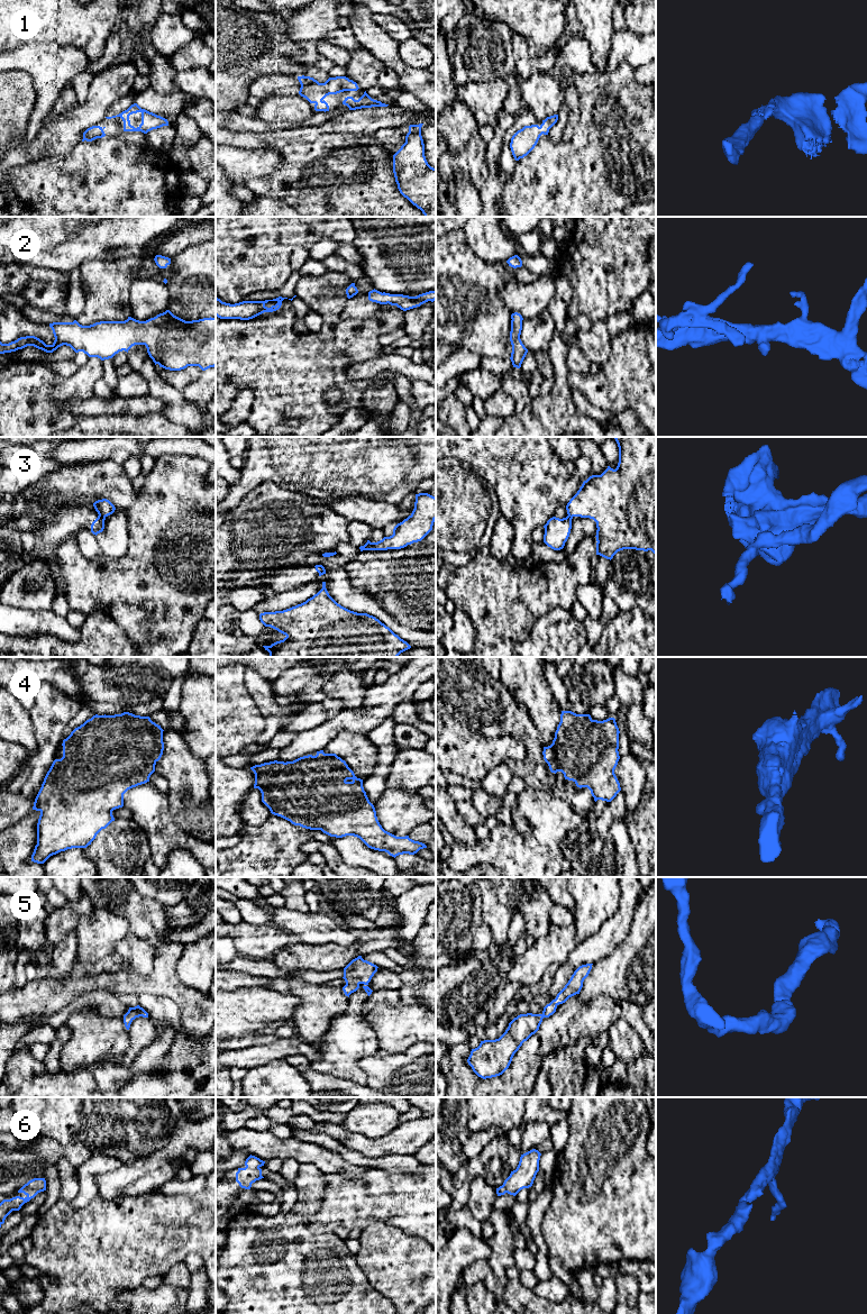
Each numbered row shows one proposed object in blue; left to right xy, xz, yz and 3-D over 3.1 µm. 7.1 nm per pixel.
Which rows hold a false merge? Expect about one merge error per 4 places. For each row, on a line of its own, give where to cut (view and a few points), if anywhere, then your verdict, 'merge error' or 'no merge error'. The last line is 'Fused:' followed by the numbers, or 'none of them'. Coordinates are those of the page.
1: no cut | no merge error
2: no cut | no merge error
3: xy (99, 514), (105, 517) | merge error
4: no cut | no merge error
5: no cut | no merge error
6: no cut | no merge error
Fused: 3

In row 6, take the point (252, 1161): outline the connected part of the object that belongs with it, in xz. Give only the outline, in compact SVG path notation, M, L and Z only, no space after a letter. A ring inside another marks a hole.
M250 1155L245 1161L246 1167L238 1168L236 1172L236 1181L239 1186L245 1189L250 1189L253 1183L264 1178L261 1169L264 1164L265 1161Z

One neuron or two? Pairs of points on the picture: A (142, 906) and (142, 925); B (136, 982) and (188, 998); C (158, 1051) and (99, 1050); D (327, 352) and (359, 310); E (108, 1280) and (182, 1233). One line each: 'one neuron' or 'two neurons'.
A: one neuron
B: one neuron
C: two neurons
D: two neurons
E: one neuron

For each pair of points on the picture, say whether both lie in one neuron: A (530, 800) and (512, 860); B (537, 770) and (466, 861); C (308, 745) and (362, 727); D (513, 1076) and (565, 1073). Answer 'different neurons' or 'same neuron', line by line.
A: same neuron
B: different neurons
C: same neuron
D: different neurons

